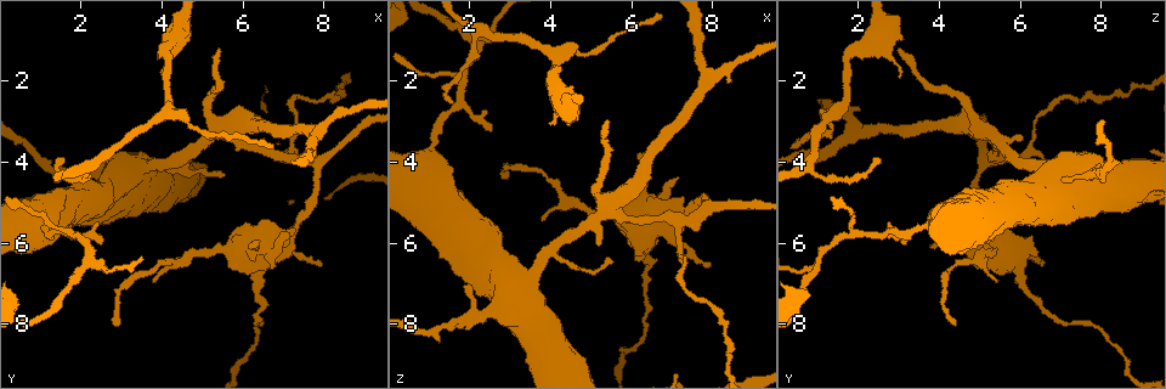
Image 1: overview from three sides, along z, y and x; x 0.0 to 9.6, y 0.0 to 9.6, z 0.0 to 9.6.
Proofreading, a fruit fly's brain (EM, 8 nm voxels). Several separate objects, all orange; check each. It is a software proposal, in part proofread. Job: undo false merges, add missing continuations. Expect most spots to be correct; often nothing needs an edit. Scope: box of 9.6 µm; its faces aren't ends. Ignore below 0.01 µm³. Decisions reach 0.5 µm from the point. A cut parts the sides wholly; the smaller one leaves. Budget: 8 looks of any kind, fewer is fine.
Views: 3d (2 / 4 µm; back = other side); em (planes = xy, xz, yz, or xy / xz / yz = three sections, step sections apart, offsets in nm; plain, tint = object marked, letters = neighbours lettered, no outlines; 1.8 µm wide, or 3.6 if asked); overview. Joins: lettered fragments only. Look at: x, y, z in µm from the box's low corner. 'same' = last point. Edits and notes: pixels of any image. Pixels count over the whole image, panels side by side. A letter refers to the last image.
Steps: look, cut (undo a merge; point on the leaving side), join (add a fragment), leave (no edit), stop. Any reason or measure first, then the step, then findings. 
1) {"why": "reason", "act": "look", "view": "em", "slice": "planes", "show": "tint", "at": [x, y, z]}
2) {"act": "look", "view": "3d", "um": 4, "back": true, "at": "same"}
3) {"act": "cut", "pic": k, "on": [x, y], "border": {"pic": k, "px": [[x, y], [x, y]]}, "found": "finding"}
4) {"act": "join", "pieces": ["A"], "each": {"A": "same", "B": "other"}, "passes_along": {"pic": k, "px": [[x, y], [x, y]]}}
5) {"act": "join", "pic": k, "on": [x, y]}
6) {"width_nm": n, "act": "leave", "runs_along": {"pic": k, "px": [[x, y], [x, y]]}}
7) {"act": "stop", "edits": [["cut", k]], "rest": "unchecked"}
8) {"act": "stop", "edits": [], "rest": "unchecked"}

{"why": "four or more arms meet", "act": "look", "view": "3d", "um": 2, "at": [5.40, 3.20, 5.15]}

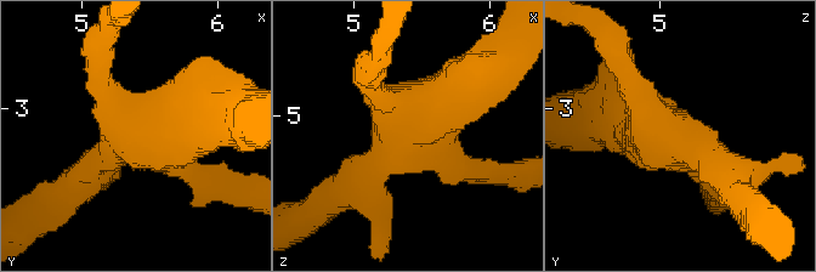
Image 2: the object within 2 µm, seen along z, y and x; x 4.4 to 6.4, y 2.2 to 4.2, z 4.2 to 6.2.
{"arms": 4, "act": "look", "view": "em", "slice": "planes", "show": "letters", "at": [5.36, 3.26, 5.14]}

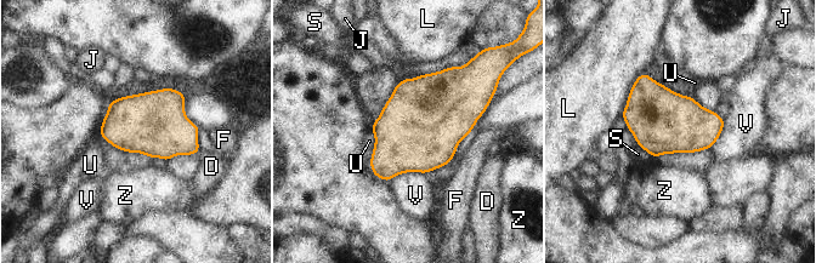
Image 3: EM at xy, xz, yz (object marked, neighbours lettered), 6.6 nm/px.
{"longest_contact_nm": ["L", 340], "act": "leave", "each": {"D": "other", "F": "other", "J": "other", "L": "other", "S": "other", "U": "other", "V": "other", "Z": "other"}, "border": {"pic": 3, "px": [[372, 131], [374, 136], [373, 149]]}, "found": "continuous, no second neuron"}

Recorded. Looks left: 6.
{"why": "sudden change in width", "act": "look", "view": "3d", "um": 4, "at": [5.55, 6.15, 5.20]}

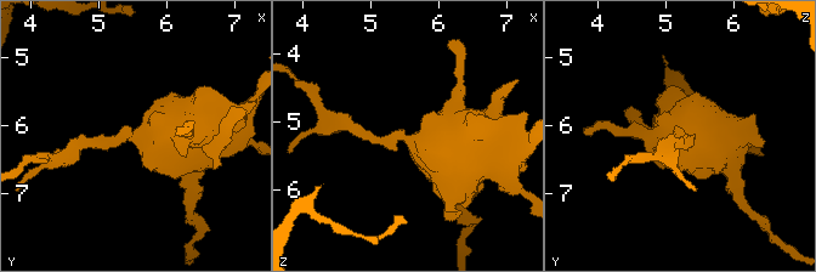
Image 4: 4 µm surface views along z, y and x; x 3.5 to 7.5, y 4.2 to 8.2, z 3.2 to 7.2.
{"why": "shape alone is not enough", "act": "look", "view": "em", "um": 3.6, "slice": "planes", "show": "letters", "at": [5.55, 6.15, 5.25]}

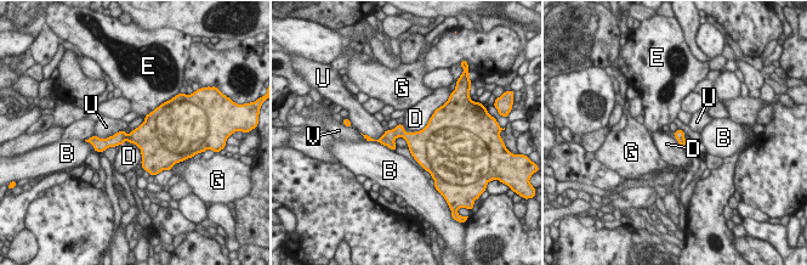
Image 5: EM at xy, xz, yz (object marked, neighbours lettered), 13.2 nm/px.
{"longest_contact_nm": ["D", 550], "act": "leave", "each": {"B": "other", "D": "other", "E": "other", "G": "other", "U": "other", "V": "other"}, "border": {"pic": 5, "px": [[437, 107], [421, 129], [404, 131]]}, "found": "all the same neuron"}

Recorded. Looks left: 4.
{"why": "two arms in line, one across", "act": "look", "view": "3d", "um": 4, "at": [4.05, 4.10, 6.10]}

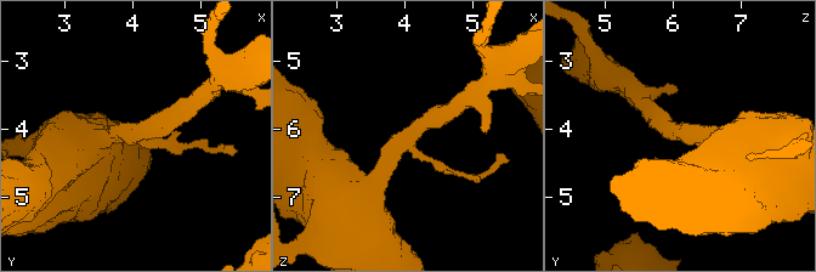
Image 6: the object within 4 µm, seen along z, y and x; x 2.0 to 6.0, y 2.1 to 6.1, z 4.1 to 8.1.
{"arms": 3, "why": "need the tissue", "act": "look", "view": "em", "slice": "planes", "show": "letters", "at": [4.00, 4.10, 6.15]}

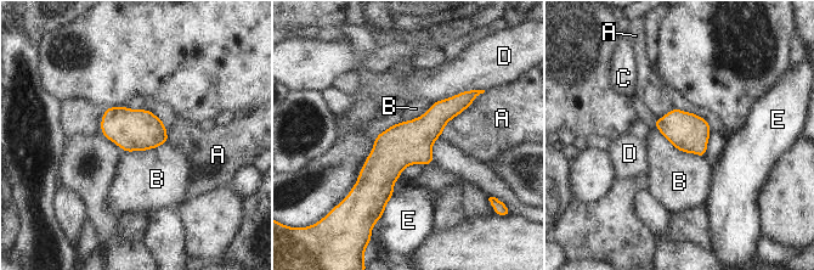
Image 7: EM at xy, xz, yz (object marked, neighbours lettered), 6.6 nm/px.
{"act": "leave", "each": {"A": "other", "B": "other", "C": "other", "D": "other", "E": "other"}, "border": {"pic": 7, "px": [[657, 129], [677, 150], [704, 158]]}, "found": "all the same neuron"}

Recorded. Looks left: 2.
{"act": "stop", "edits": [], "rest": "unchecked"}

